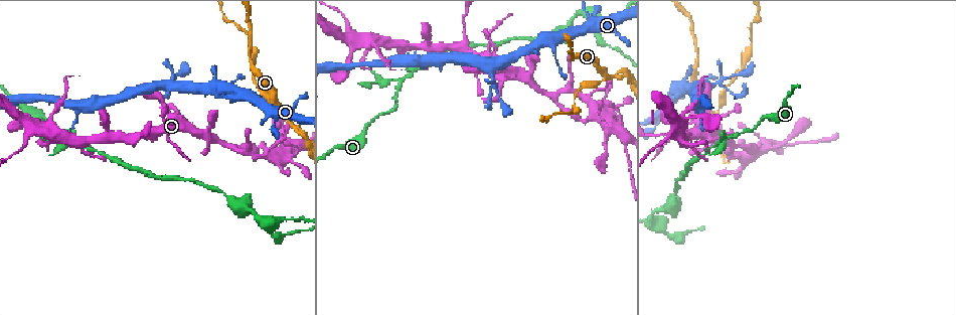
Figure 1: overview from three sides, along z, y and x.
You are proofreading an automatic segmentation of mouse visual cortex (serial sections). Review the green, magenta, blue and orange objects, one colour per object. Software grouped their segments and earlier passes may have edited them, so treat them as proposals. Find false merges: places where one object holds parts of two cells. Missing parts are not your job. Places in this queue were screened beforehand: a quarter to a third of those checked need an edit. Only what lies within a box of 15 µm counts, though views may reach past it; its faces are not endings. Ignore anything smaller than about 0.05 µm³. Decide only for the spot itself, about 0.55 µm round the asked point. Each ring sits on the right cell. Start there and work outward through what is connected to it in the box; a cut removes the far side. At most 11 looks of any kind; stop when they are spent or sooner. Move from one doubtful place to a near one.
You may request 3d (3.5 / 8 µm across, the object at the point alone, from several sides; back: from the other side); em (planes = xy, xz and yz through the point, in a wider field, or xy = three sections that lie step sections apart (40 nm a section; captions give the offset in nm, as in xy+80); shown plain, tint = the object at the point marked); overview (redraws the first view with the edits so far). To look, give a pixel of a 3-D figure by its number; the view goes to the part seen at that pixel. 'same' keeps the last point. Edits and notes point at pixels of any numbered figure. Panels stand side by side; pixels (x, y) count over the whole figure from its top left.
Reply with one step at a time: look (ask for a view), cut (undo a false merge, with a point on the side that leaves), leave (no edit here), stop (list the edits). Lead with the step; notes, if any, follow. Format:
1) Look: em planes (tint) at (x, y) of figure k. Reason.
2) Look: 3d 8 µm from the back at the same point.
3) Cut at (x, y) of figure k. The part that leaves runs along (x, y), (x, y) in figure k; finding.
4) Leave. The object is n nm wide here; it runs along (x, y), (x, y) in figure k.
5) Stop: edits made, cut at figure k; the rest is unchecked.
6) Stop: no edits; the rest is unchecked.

Look: 3d 8 µm at (603, 75) of figure 1. Two arms in line, one across.

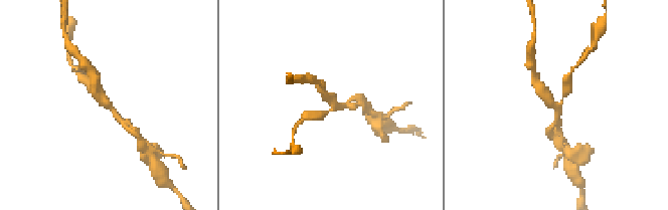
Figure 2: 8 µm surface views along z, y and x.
Look: 3d 3.5 µm from the back at (553, 104) of figure 2. Zoom in.

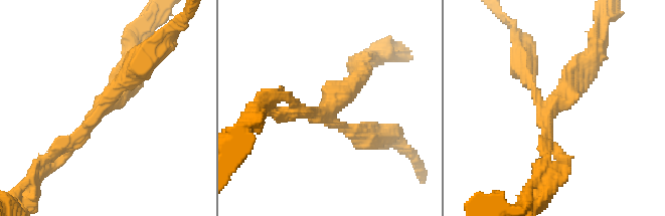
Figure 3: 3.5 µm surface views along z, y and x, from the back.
Look: em xy step 2 (tint) at (550, 105) of figure 3. 3 arms meet here; the arms are 200, 250, 300 nm wide.

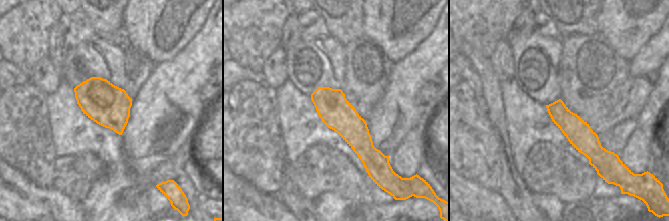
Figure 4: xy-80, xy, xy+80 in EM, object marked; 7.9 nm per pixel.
Cut at (501, 198) of figure 3. The object is 260 nm wide here; the part that leaves runs along (541, 103), (526, 79), (518, 32) in figure 3; two cells meet here.

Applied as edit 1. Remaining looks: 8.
Look: 3d 3.5 µm at (494, 78) of figure 1. Side arm on a straight run.

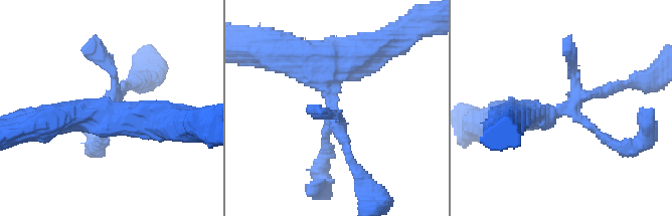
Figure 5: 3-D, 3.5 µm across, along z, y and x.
Look: em xy step 3 (tint) at (569, 106) of figure 5. Now the EM.

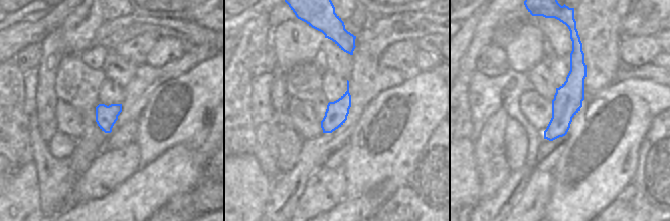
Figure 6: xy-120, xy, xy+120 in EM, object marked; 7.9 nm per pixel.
Leave. It runs along (514, 117), (547, 117), (623, 83) in figure 5; continuous, no second cell.

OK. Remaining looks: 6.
Look: 3d 3.5 µm at (400, 82) of figure 1. Narrows sharply.

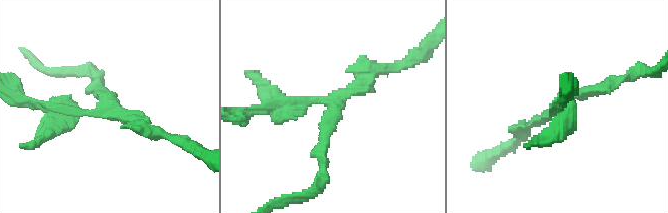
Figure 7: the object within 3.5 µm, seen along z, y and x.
Look: em xy step 5 (tint) at (336, 102) of figure 7. 3 arms meet here; the arms are 150, 200, 250 nm wide.

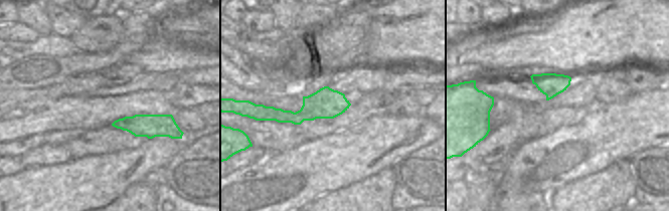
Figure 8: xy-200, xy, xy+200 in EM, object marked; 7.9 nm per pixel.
Look: em xy step 1 (tint) at the same point.

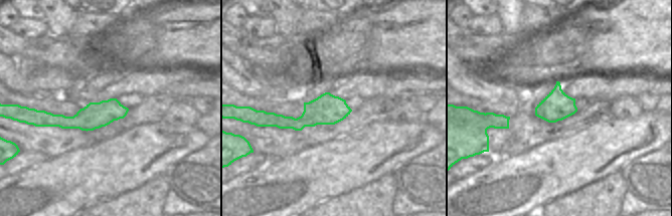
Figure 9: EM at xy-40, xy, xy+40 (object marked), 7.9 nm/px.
Cut at (262, 84) of figure 7. A border runs along (485, 114), (491, 127) in figure 9; two cells meet here.

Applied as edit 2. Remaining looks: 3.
Look: overview.

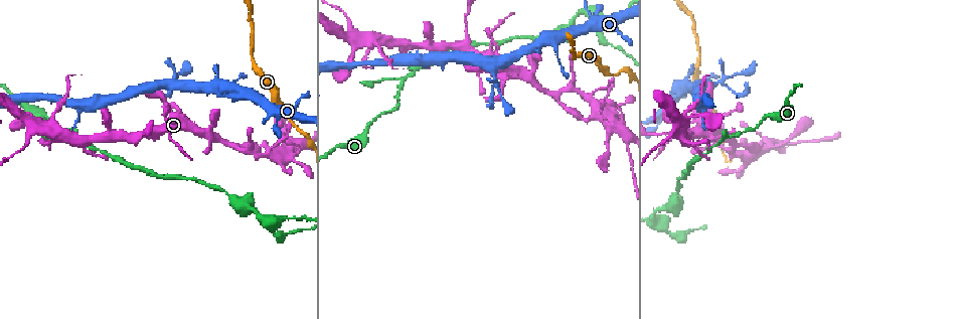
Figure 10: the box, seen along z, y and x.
Look: 3d 3.5 µm at (275, 227) of figure 10.

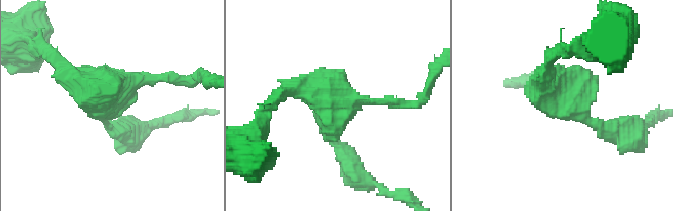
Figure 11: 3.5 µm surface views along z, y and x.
Look: em xy step 3 (tint) at (571, 97) of figure 11. 3 arms meet here; the arms are 150, 150, 150 nm wide; need the tissue.

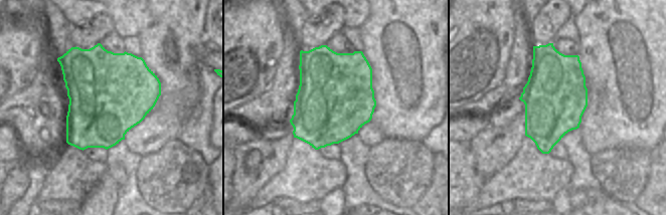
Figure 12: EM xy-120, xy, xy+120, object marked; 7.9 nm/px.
Leave. It runs along (55, 57), (108, 88), (114, 129) in figure 11; all the same cell.

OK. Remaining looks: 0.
Stop: edits made, cut at figure 3, cut at figure 7; the rest is unchecked.

